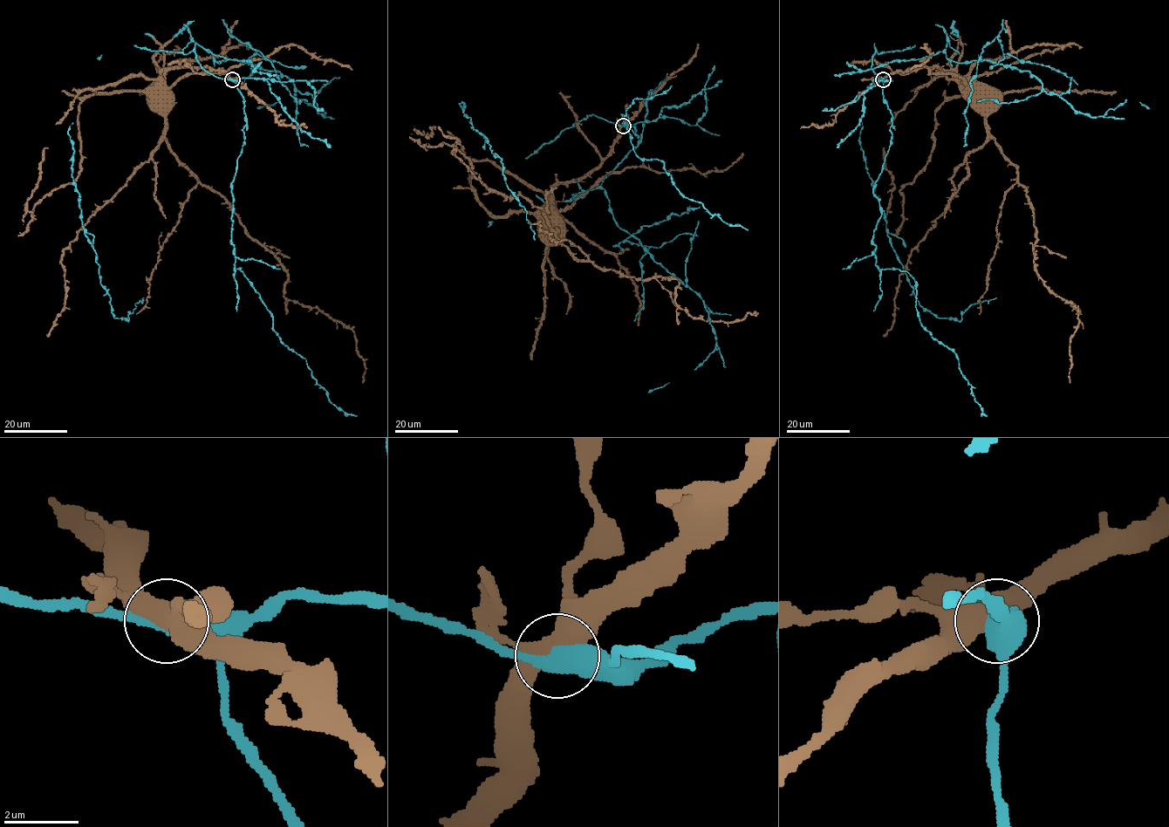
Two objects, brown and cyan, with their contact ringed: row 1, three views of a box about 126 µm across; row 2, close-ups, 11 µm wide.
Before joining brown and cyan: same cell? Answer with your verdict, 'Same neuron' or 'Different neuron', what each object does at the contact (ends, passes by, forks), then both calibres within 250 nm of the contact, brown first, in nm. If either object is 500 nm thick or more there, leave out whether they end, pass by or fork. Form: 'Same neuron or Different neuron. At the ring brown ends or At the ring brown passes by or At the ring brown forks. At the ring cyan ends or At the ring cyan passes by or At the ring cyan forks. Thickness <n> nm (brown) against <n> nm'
Same neuron. Thickness 400 nm (brown) against 500 nm

